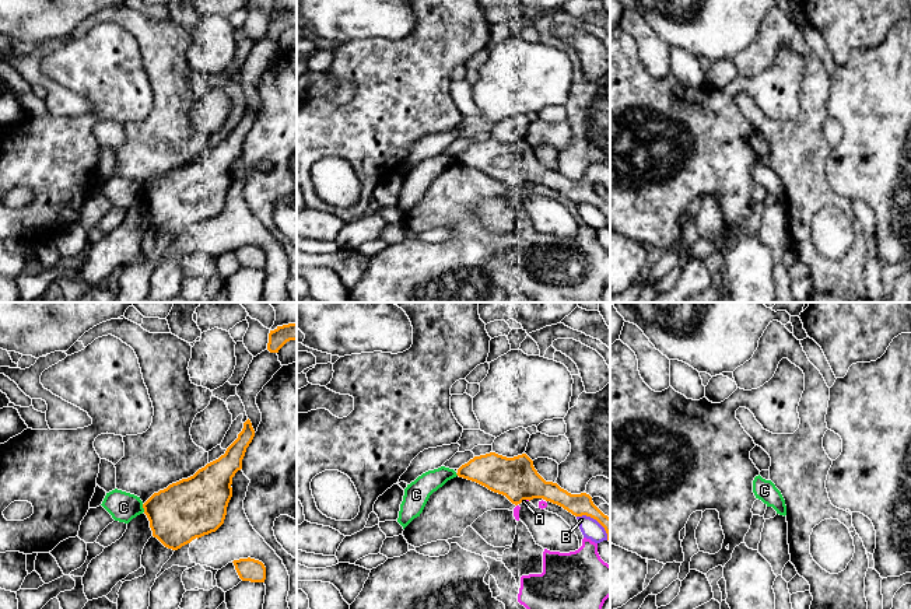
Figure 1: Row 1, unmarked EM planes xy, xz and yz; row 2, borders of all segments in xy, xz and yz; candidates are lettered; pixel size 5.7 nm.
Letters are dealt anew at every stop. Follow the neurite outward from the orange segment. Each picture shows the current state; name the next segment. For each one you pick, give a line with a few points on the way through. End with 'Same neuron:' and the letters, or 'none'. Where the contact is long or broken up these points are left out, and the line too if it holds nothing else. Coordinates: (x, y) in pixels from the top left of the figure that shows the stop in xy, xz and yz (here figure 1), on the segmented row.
Same neuron: none

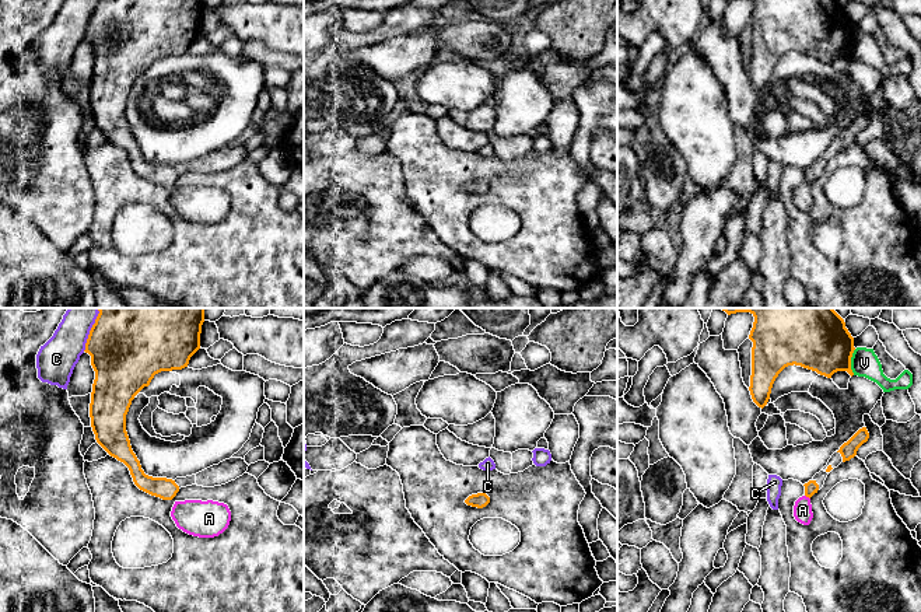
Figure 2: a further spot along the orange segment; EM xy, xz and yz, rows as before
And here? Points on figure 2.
A: runs through yz (811, 488), (808, 496), (802, 510)
Same neuron: A

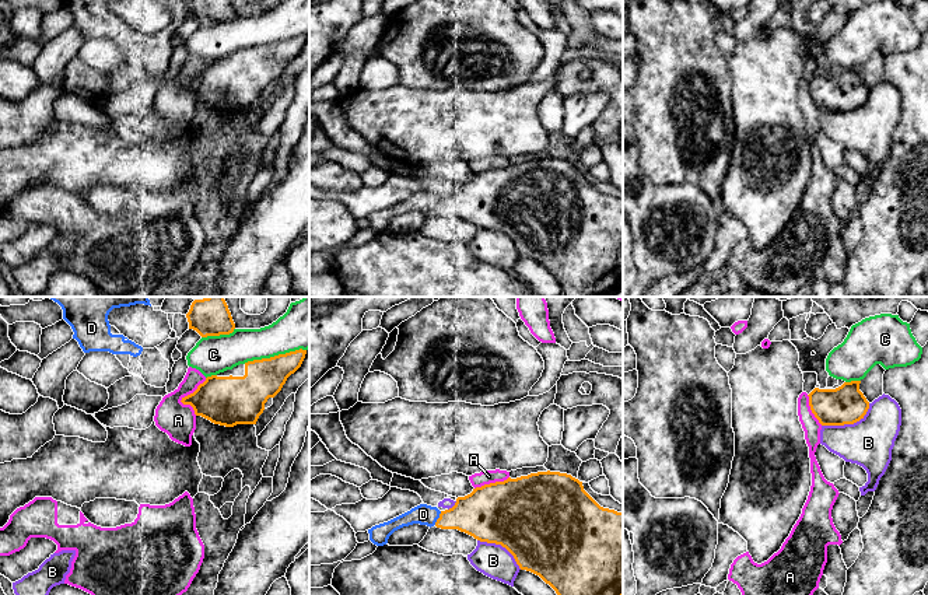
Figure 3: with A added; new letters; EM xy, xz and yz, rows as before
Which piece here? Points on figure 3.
Same neuron: A

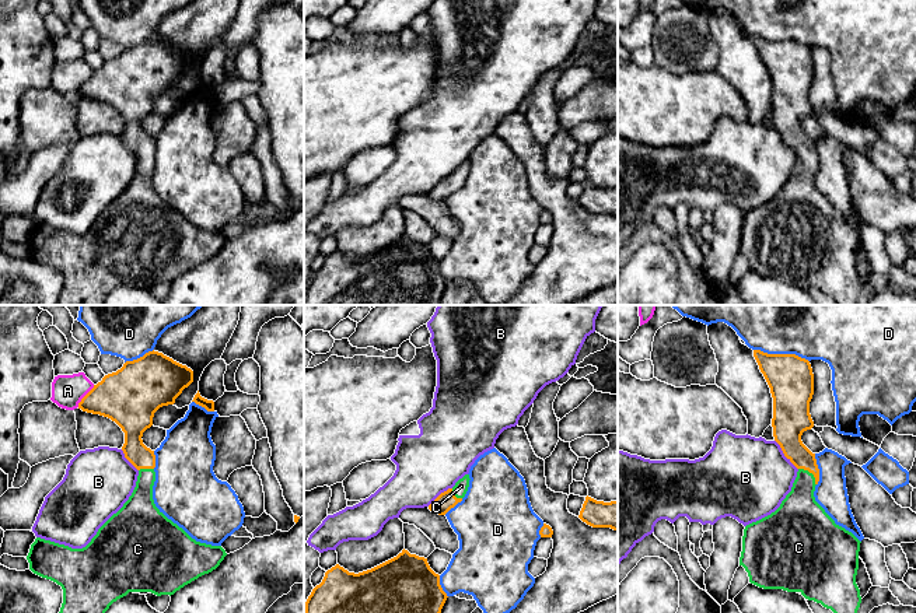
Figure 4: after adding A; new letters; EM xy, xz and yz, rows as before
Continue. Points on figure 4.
Same neuron: C

